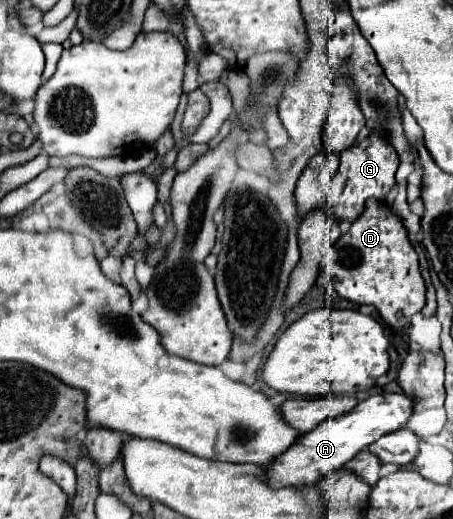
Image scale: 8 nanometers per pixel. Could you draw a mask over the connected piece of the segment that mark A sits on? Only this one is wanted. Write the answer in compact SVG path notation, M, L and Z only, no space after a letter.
M375 394L369 396L367 400L359 402L351 412L337 416L335 420L325 420L323 424L319 424L319 428L301 434L297 438L297 442L283 452L283 456L275 458L267 468L271 468L271 480L275 480L275 484L305 484L305 486L315 486L322 477L322 474L329 474L337 468L341 468L343 464L347 464L347 460L351 460L355 454L359 454L363 448L367 448L369 444L377 442L381 436L391 434L399 428L403 428L411 414L415 410L415 400L411 400L411 396L407 394Z

